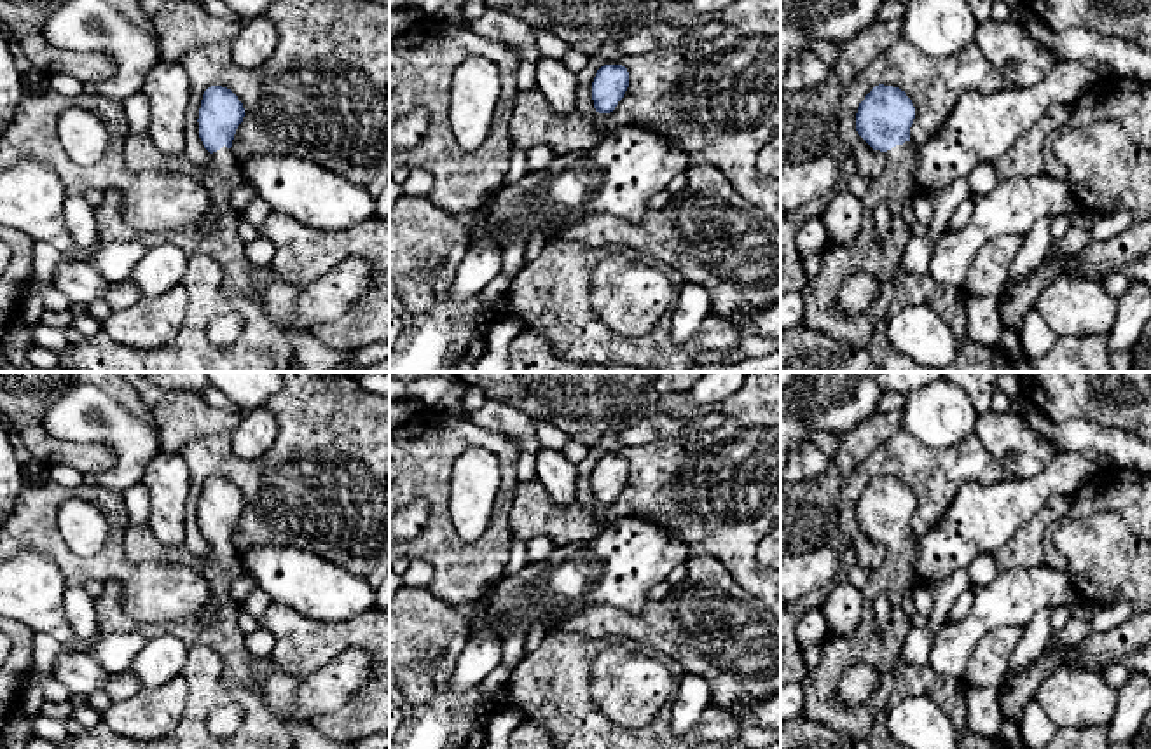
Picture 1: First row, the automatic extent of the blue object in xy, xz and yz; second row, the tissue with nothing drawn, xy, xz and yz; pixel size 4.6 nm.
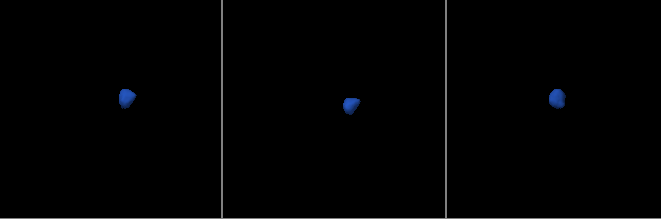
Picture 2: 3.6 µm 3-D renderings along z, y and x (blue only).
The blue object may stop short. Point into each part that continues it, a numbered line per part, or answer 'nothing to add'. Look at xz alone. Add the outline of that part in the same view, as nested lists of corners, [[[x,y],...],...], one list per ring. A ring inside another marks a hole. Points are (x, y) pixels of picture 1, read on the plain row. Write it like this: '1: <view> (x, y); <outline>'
1: xz (533, 514); [[[540,480],[517,482],[510,508],[512,536],[524,543],[547,536],[555,548],[583,543],[599,533],[597,517],[610,505],[594,503],[585,508],[573,501],[569,506],[559,506]]]

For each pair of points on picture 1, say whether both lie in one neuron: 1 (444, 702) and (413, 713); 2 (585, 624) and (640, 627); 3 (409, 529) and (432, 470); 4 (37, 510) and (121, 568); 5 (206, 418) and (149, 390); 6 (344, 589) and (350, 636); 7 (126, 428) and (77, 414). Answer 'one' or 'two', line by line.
1: one
2: one
3: two
4: one
5: one
6: two
7: one

